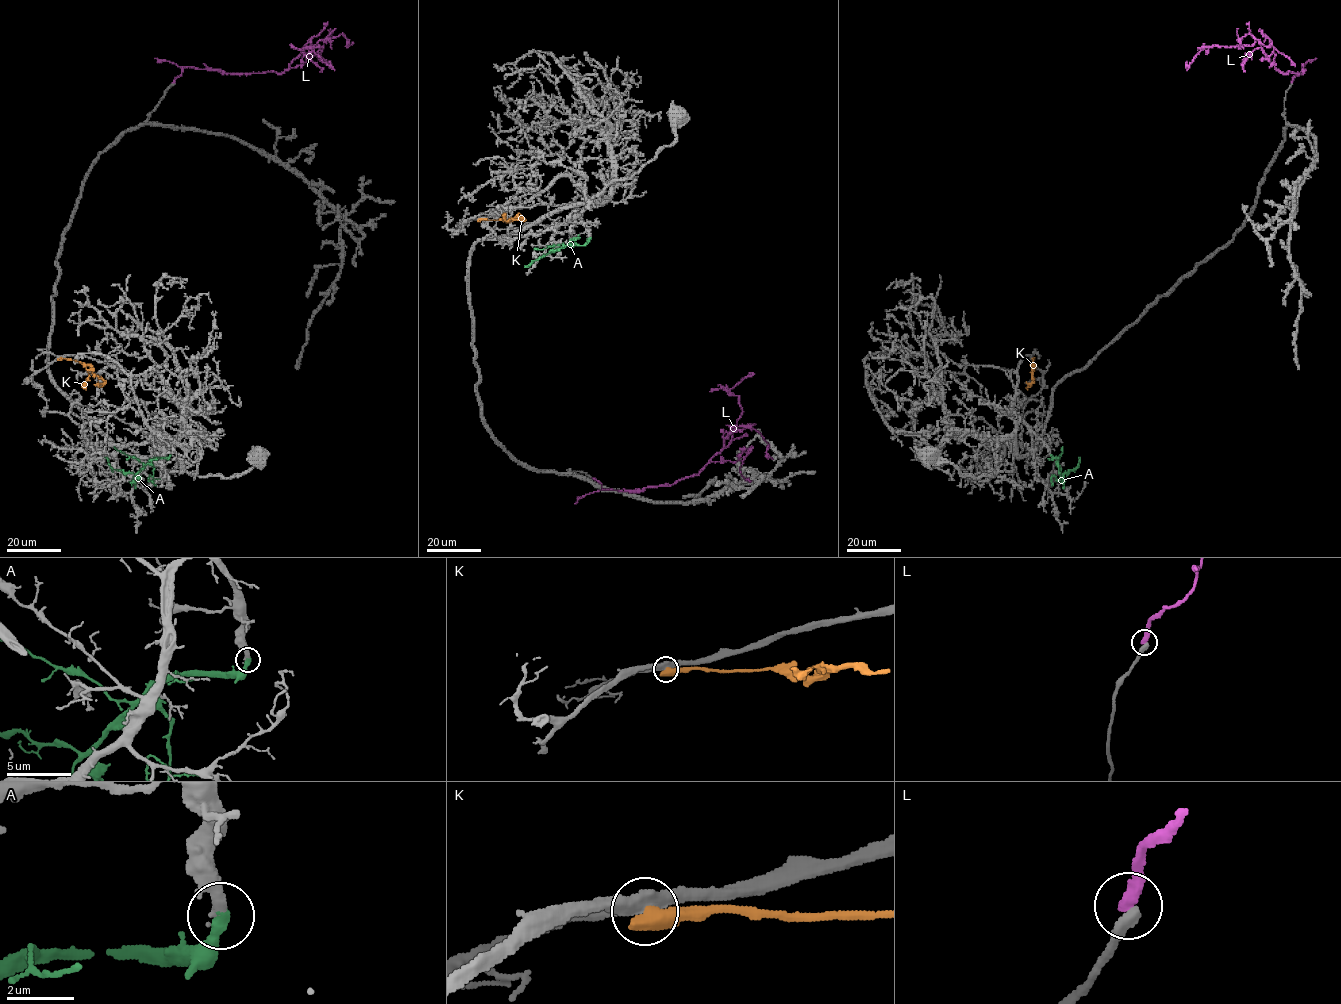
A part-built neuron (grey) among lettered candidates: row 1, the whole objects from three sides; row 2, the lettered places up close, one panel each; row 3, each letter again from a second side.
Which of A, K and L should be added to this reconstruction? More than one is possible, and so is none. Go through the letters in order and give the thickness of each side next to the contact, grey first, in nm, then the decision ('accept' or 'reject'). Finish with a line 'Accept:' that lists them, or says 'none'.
A: 380 nm thick on the grey side, 360 nm on the other; accept
K: 460 nm thick on the grey side, 600 nm on the other; reject
L: 480 nm thick on the grey side, 380 nm on the other; reject
Accept: A

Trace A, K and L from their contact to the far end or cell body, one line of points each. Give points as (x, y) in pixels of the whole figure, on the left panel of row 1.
A: (170, 455), (153, 458), (134, 474), (114, 470), (105, 457)
K: (58, 359), (78, 361), (103, 384), (96, 384), (99, 382)
L: (174, 82), (186, 67), (227, 73), (283, 73), (308, 40), (312, 46), (322, 46), (310, 47), (335, 71)

